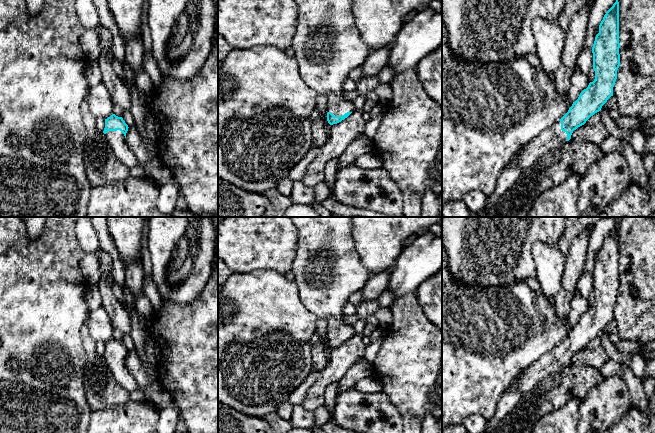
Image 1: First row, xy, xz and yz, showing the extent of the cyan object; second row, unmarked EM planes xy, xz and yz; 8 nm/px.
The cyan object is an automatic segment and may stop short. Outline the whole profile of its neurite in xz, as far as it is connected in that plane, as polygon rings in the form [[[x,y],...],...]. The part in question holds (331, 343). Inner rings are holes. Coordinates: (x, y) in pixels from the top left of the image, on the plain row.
[[[330,317],[327,323],[327,345],[330,349],[341,346],[354,335],[353,325],[347,324],[344,317],[341,319]]]

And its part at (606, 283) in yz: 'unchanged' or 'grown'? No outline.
grown

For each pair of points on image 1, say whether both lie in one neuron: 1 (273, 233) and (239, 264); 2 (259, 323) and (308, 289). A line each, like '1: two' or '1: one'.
1: one
2: two

